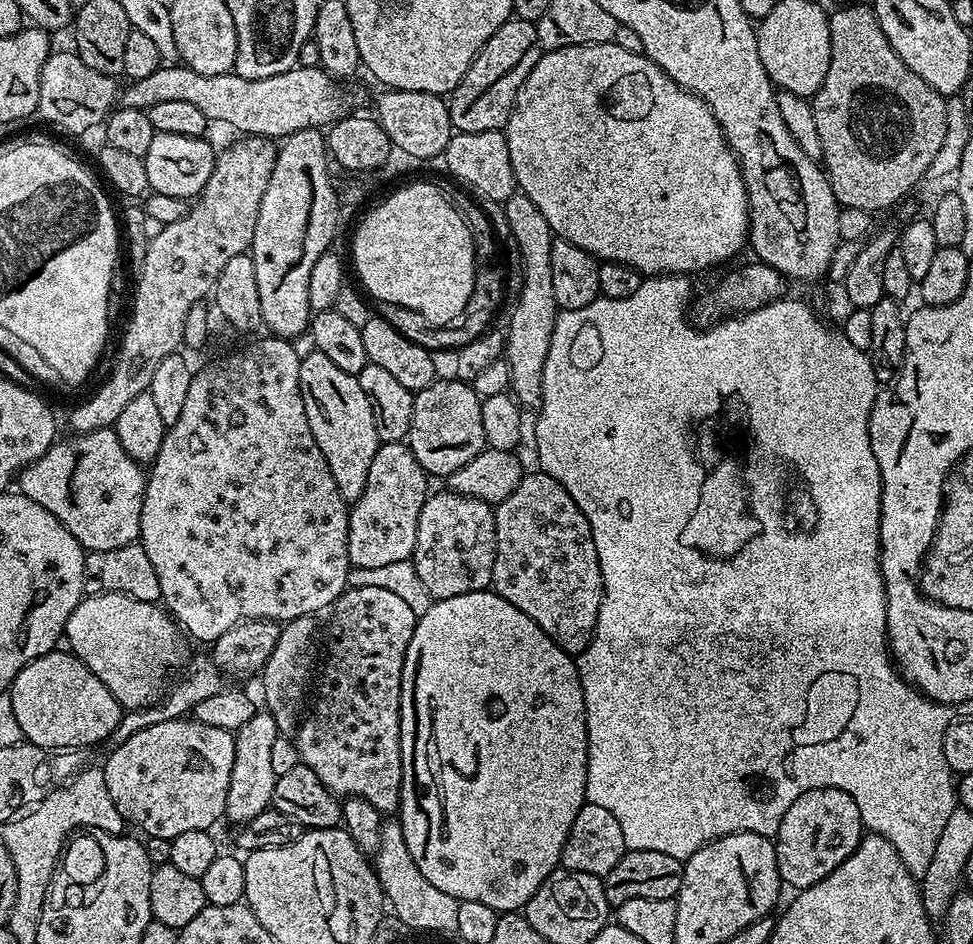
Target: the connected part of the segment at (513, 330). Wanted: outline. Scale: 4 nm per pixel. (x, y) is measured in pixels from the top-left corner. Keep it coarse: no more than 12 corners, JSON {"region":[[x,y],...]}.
{"region":[[519,190],[504,224],[524,263],[503,359],[516,403],[540,403],[558,315],[554,233]]}

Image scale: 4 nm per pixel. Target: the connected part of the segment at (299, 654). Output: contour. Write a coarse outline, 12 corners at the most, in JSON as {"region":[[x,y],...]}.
{"region":[[310,616],[287,621],[264,663],[264,700],[277,733],[298,727]]}

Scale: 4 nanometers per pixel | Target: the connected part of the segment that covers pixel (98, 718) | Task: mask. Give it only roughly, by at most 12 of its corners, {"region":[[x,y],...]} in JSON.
{"region":[[71,651],[29,662],[10,695],[21,737],[88,750],[120,703]]}

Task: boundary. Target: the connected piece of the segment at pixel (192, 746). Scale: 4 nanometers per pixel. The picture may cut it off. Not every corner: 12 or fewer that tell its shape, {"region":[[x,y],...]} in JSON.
{"region":[[151,724],[102,764],[118,814],[172,841],[224,816],[233,733]]}

